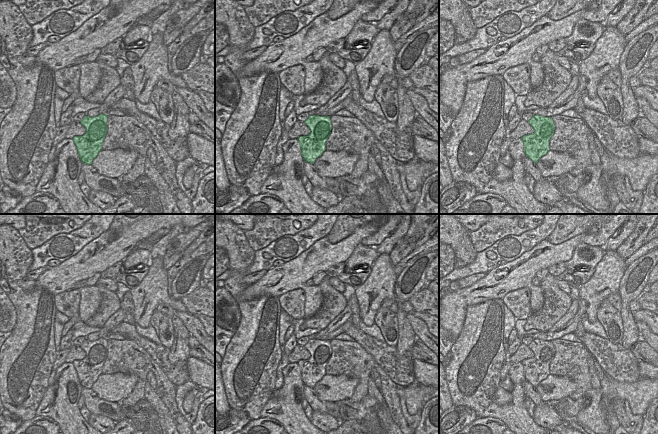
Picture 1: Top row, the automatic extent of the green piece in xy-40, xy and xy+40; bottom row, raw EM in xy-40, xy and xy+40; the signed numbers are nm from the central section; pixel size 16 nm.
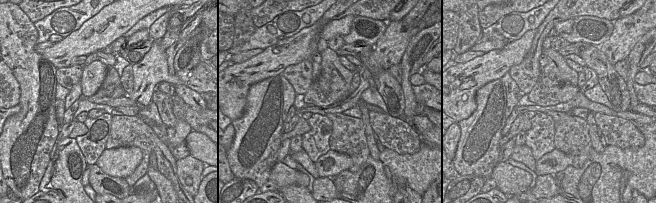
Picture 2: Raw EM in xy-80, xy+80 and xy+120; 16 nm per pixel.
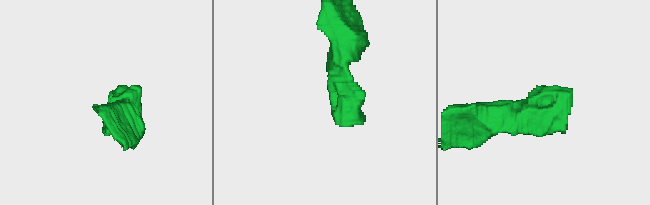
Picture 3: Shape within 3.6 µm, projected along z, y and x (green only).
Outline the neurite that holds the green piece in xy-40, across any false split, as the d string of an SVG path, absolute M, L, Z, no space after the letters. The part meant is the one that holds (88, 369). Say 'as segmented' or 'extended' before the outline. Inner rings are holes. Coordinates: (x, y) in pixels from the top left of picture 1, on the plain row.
as segmented | M100 338L96 341L85 340L81 345L86 353L82 360L73 361L78 379L82 387L91 389L94 382L102 374L102 368L107 358L107 338Z

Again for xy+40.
as segmented | M533 339L528 347L534 353L532 358L524 359L521 363L525 379L535 388L550 374L549 366L555 355L555 348L551 341Z

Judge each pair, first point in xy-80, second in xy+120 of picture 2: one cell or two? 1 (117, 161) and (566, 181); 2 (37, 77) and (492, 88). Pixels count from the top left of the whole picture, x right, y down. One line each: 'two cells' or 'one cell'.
1: two cells
2: one cell

